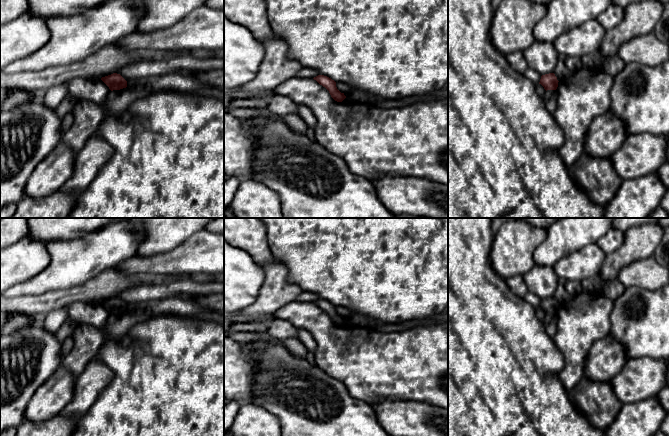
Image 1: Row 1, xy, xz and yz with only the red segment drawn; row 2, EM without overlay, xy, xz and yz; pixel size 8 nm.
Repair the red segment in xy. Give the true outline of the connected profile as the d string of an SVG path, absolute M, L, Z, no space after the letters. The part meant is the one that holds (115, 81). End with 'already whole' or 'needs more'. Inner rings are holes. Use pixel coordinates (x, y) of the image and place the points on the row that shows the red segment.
M117 73L102 77L101 80L109 87L111 93L103 105L80 98L73 107L73 123L62 136L72 151L77 155L89 137L95 134L104 119L105 110L124 113L138 99L145 98L153 92L149 90L130 90L127 81Z | needs more

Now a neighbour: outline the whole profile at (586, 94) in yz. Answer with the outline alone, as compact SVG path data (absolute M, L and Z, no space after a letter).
M582 68L567 79L558 82L557 105L553 117L563 132L563 144L558 154L570 167L583 153L586 135L592 121L611 109L611 88L614 76L601 69Z

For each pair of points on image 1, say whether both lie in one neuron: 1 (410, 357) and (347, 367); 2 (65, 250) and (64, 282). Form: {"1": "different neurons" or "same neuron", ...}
{"1": "same neuron", "2": "same neuron"}

